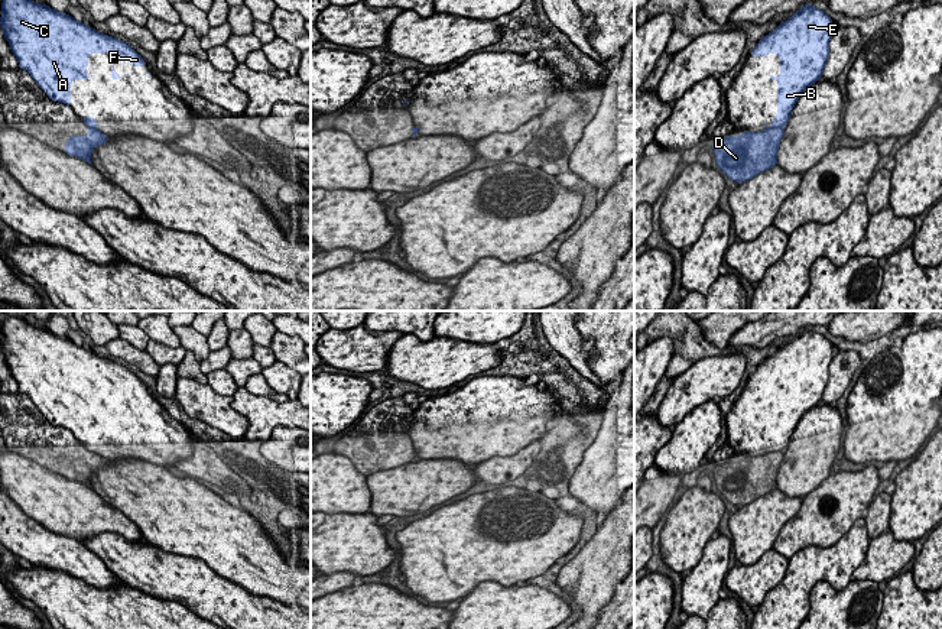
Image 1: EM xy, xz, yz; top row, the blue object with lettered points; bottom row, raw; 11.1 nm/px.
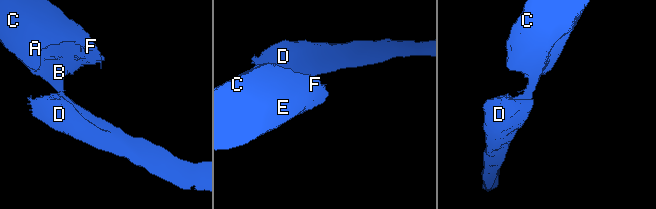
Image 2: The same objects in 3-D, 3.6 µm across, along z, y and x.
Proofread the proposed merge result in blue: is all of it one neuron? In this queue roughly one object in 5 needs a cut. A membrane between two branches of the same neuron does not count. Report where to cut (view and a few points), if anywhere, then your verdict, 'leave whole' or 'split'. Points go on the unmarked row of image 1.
yz (773, 450), (783, 451) | split

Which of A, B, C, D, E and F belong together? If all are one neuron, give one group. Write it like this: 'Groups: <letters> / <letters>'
Groups: A B C E F / D

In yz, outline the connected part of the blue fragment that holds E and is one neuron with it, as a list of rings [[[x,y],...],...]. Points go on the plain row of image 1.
[[[805,328],[753,373],[753,382],[767,377],[780,380],[780,399],[769,399],[779,406],[777,440],[770,447],[773,451],[785,451],[802,416],[821,403],[829,379],[832,350],[834,346],[824,334]]]

